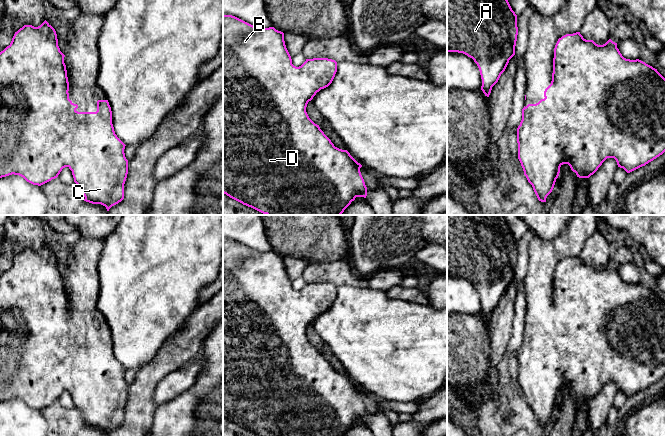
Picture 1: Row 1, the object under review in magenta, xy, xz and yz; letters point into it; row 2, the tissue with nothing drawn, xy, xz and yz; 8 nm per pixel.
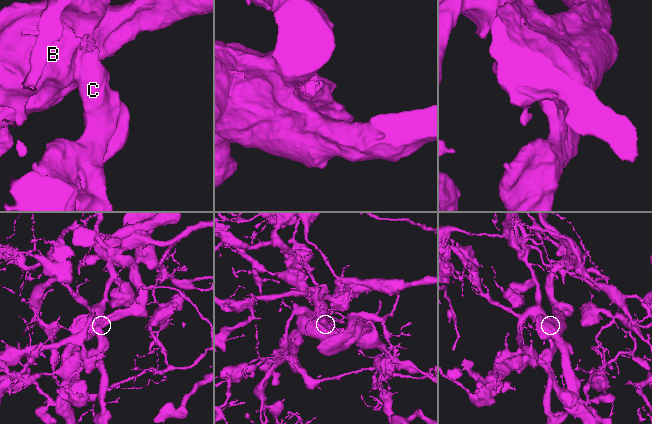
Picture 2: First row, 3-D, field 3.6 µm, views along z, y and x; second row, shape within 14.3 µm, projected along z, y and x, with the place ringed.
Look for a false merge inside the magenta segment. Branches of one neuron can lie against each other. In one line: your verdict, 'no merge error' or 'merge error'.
merge error

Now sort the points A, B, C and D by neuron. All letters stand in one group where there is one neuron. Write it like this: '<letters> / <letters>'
A B D / C

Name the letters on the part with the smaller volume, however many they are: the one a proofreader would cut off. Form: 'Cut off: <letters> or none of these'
Cut off: C

